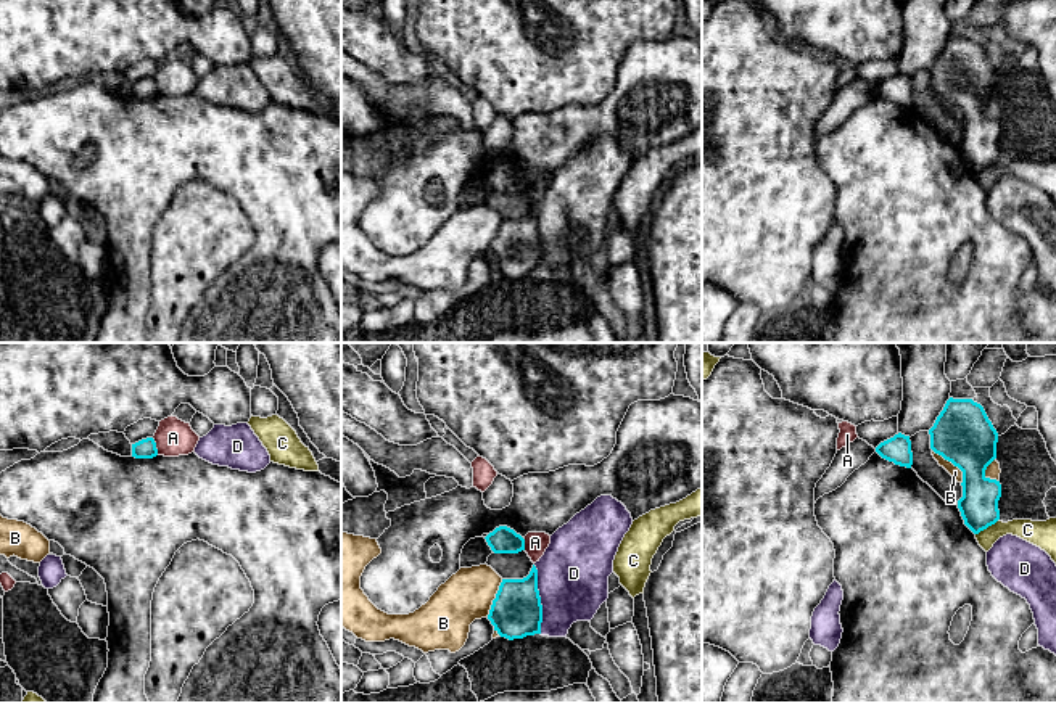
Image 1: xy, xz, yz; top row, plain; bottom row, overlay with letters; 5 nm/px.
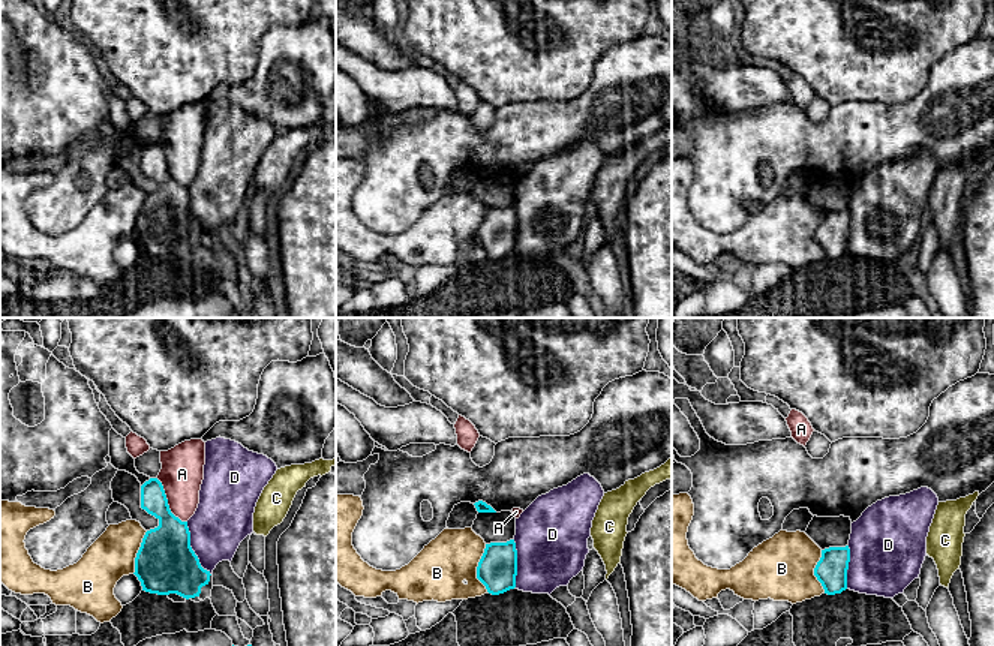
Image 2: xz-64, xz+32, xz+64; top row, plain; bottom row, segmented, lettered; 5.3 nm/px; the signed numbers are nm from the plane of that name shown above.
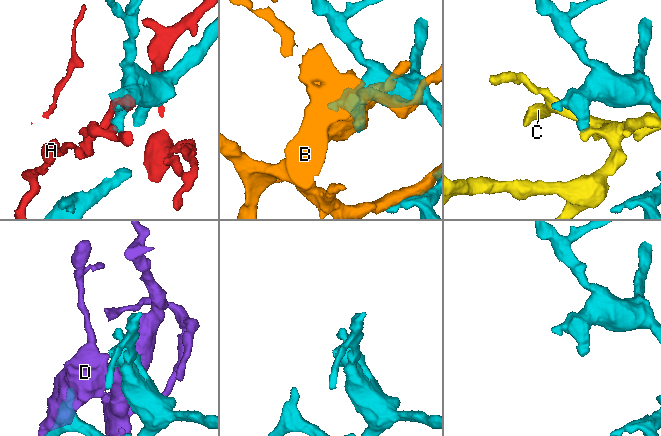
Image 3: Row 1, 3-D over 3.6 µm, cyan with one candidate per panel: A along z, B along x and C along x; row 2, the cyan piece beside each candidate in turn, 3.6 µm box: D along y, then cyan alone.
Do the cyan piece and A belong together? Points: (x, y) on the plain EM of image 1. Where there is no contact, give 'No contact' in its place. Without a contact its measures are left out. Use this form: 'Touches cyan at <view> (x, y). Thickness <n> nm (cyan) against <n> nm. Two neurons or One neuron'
Touches cyan at xy (155, 86). Thickness 100 nm (cyan) against 180 nm. Two neurons

